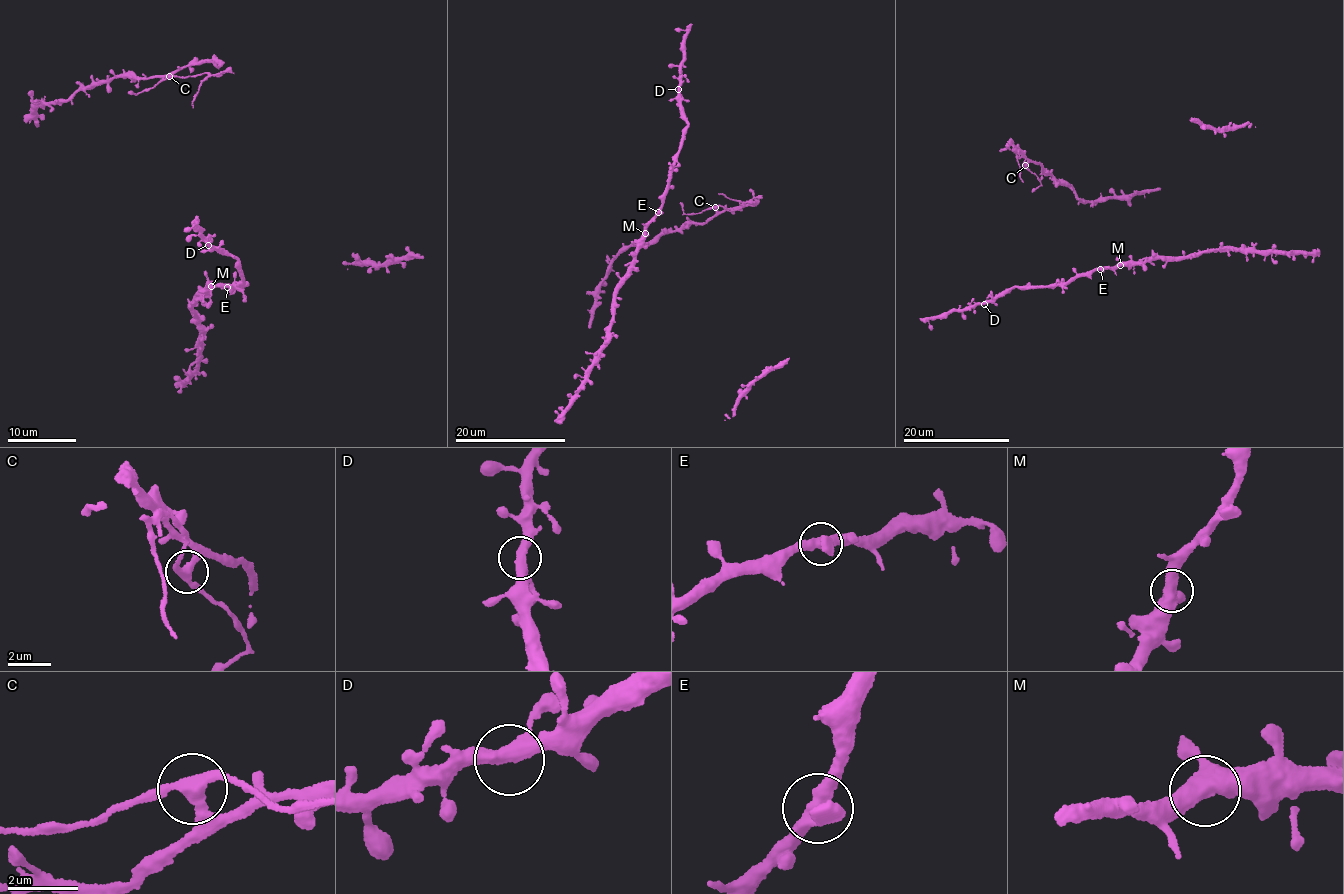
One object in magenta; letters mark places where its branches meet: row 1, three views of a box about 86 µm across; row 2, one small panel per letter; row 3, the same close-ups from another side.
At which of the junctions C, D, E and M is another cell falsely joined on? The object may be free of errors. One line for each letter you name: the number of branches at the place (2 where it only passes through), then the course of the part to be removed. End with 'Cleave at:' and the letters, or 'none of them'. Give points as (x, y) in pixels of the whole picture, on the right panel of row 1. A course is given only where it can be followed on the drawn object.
C: 3 | (1026, 166), (1022, 163), (1025, 156), (1021, 151), (1019, 172), (1023, 182)
Cleave at: C

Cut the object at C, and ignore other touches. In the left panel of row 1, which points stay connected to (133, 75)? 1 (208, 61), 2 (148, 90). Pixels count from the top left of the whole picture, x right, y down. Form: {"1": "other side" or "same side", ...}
{"1": "same side", "2": "other side"}

